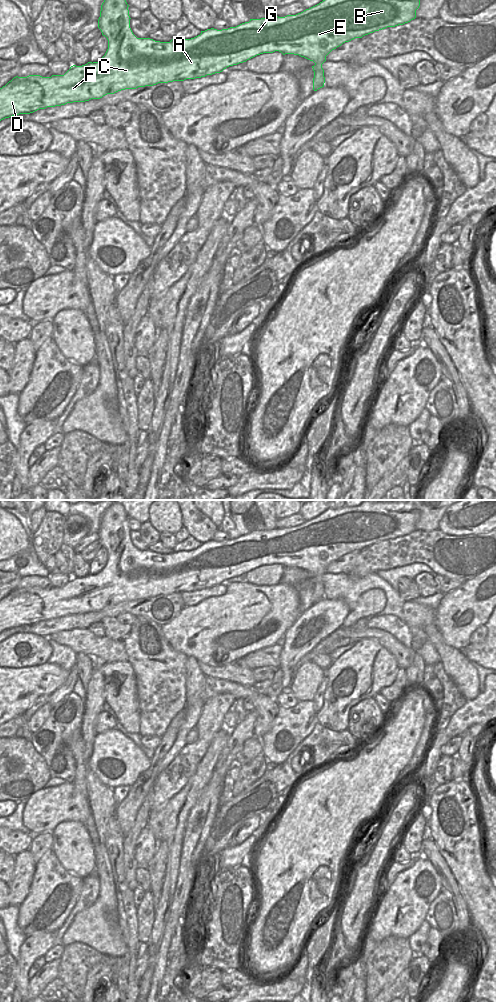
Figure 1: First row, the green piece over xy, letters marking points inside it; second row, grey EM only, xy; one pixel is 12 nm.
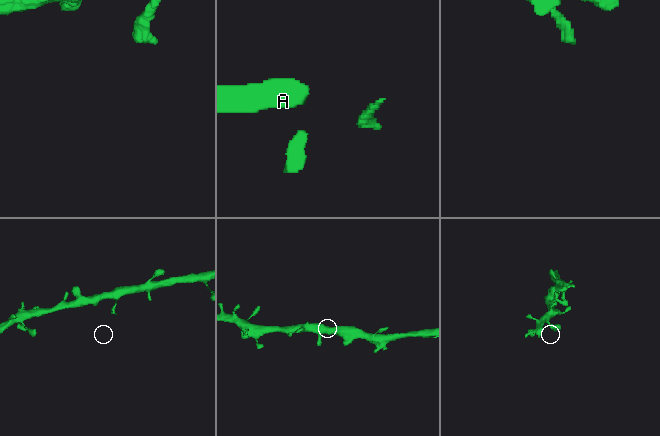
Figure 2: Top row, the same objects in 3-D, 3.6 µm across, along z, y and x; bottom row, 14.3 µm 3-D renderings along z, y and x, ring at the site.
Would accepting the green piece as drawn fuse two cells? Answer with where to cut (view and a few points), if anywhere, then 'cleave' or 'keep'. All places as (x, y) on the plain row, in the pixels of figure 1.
no cut | keep

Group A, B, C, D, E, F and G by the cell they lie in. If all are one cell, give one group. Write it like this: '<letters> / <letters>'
A B C D E F G

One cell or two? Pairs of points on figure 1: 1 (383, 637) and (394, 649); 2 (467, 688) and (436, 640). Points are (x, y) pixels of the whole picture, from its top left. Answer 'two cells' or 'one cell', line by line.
1: one cell
2: one cell

